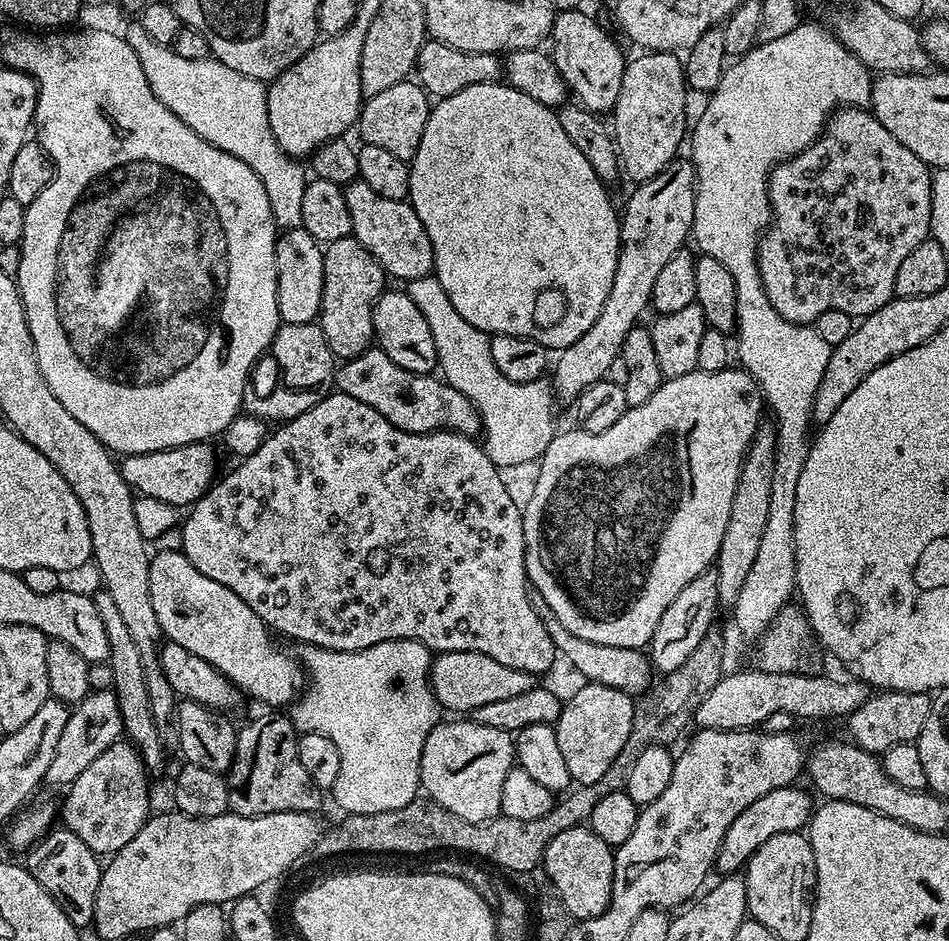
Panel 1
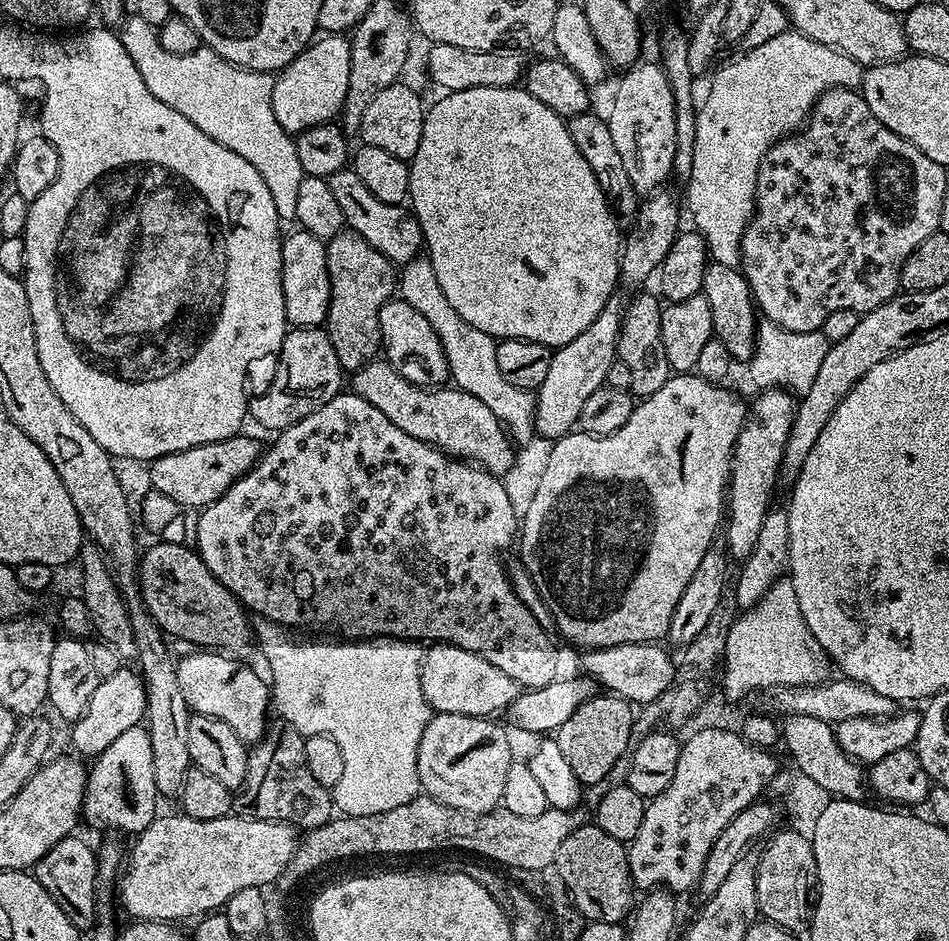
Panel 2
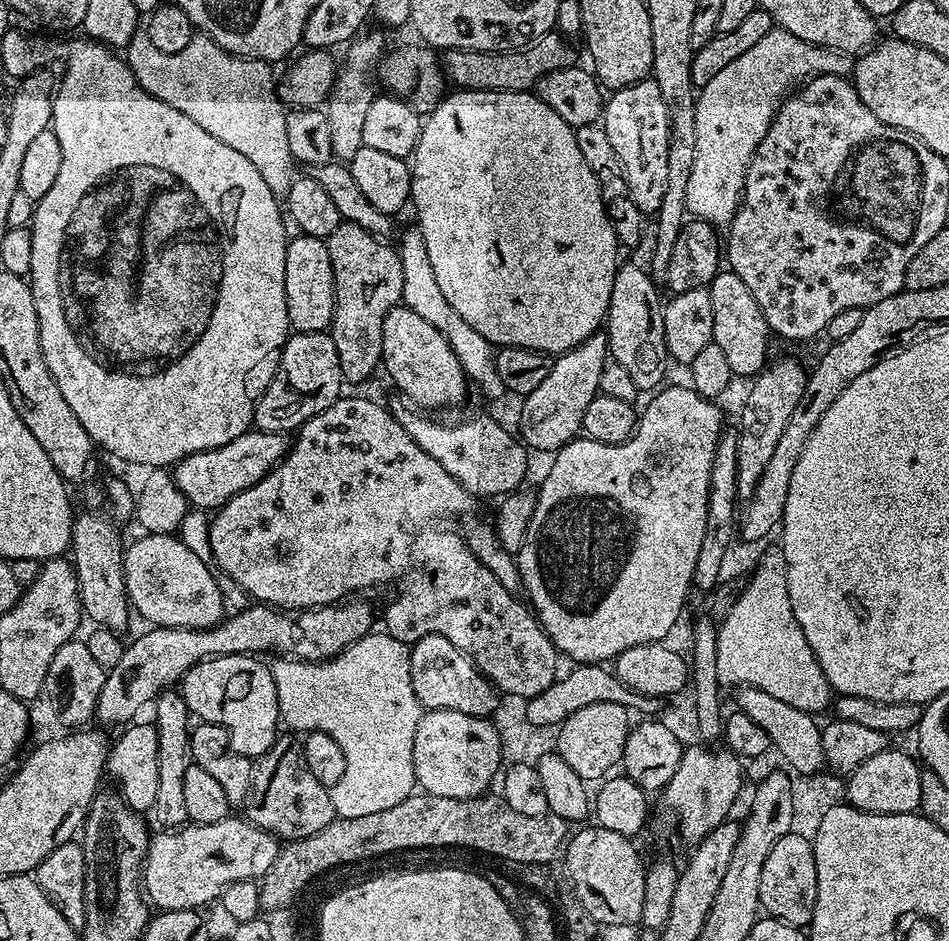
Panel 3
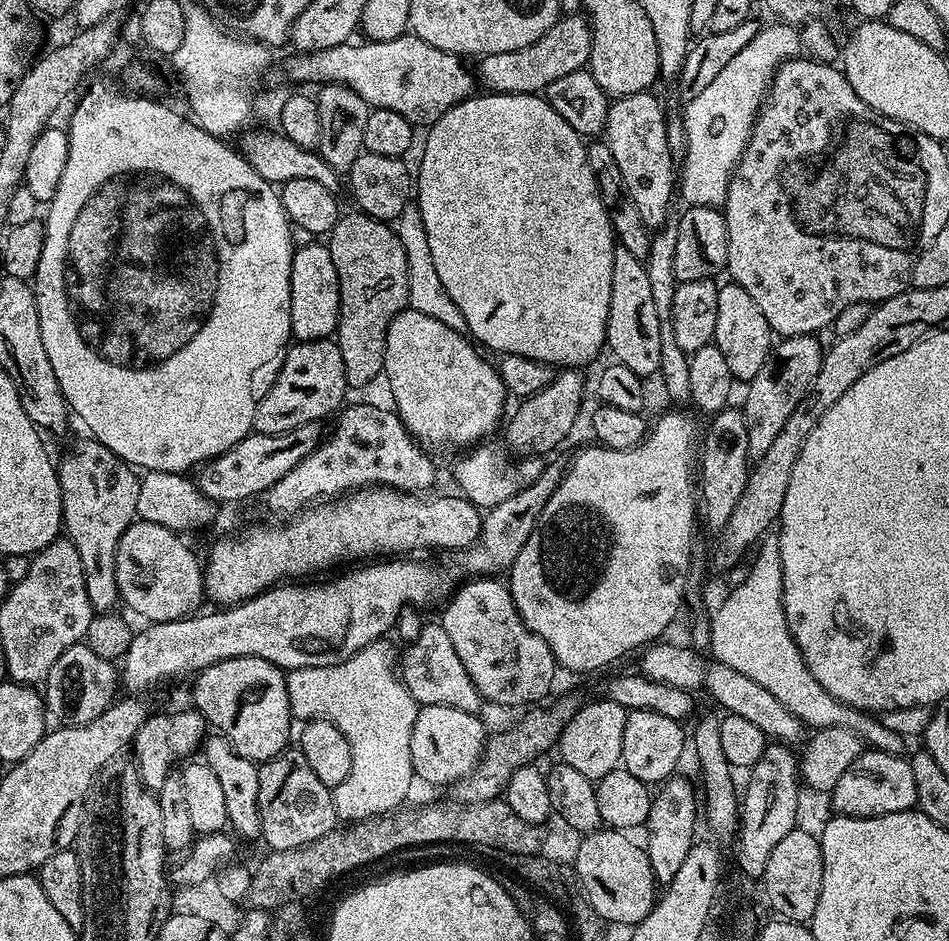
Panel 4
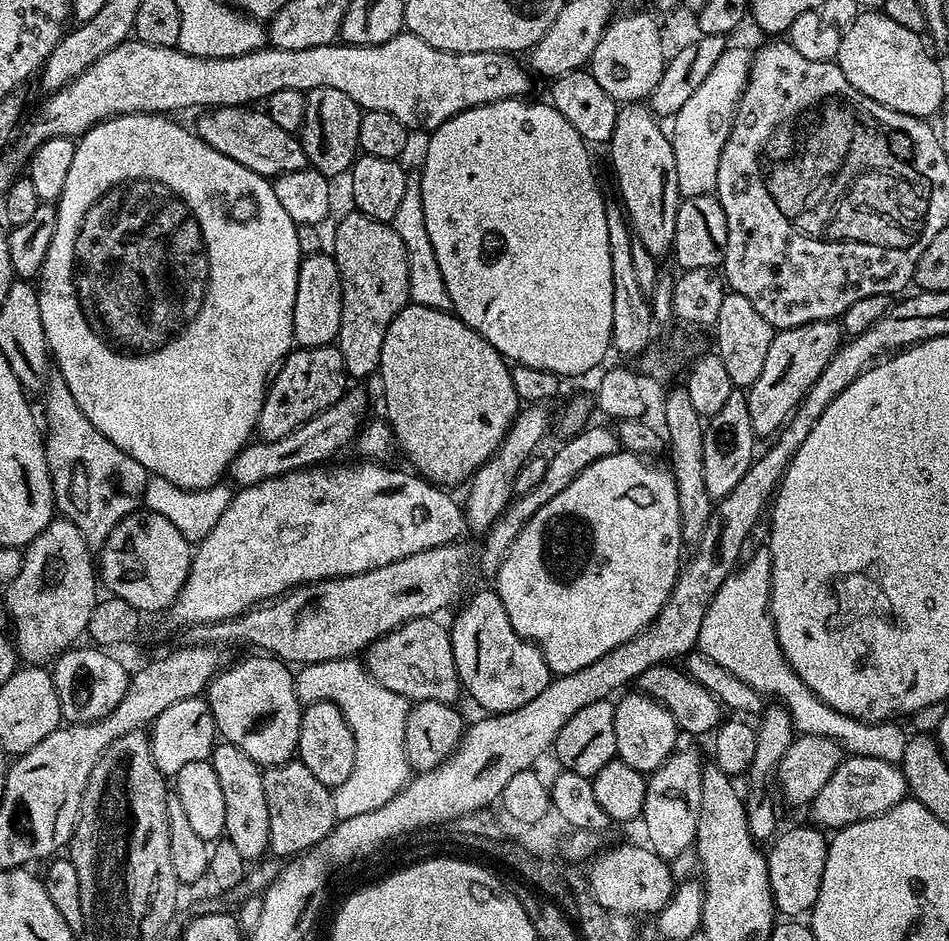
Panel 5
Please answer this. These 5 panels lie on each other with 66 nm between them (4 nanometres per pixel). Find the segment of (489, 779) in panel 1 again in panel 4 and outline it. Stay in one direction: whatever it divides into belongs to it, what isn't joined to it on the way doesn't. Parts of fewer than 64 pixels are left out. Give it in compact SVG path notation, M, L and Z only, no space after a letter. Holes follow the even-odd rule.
M423 705L417 711L414 730L410 734L410 762L415 779L428 784L455 785L476 769L485 743L486 731L477 713L458 710L454 706Z

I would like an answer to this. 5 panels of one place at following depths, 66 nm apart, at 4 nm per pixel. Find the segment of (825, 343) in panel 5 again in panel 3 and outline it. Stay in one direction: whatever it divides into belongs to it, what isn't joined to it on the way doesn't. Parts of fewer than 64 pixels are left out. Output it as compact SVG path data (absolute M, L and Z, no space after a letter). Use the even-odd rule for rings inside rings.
M784 356L781 360L773 359L751 381L752 389L748 392L748 401L740 408L740 428L738 435L738 474L736 485L740 500L751 500L762 472L774 455L774 446L778 446L778 438L786 431L786 422L790 422L790 414L794 414L794 406L798 406L798 398L806 390L809 369L803 368L792 356Z

